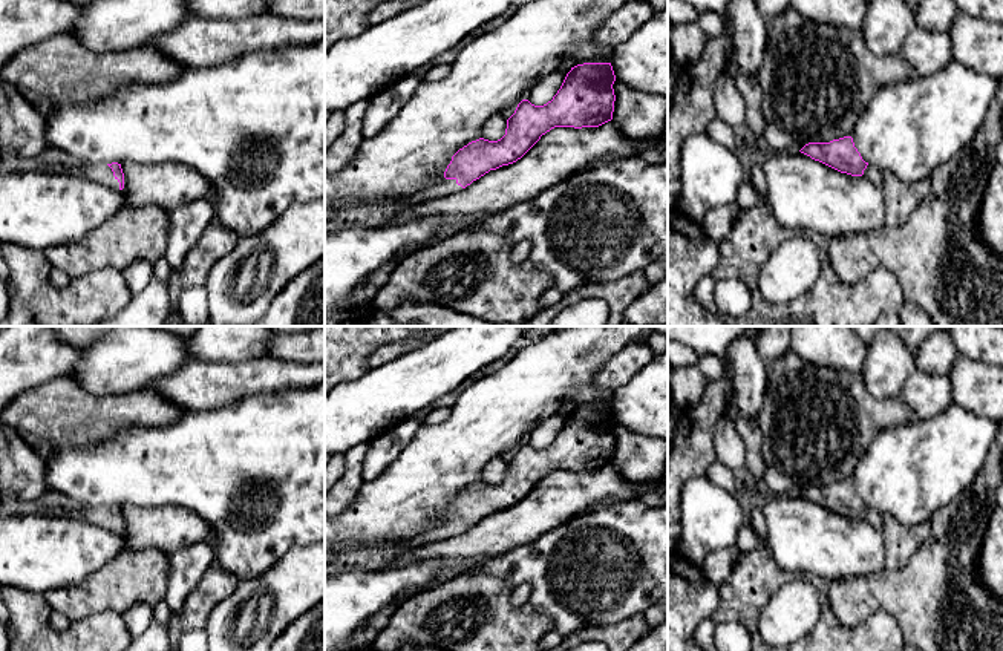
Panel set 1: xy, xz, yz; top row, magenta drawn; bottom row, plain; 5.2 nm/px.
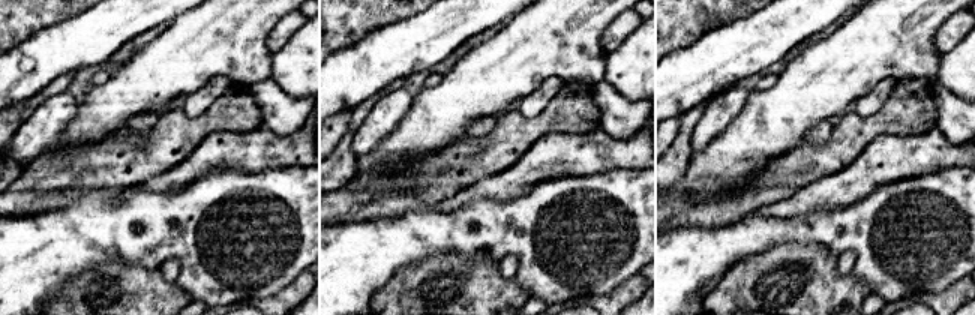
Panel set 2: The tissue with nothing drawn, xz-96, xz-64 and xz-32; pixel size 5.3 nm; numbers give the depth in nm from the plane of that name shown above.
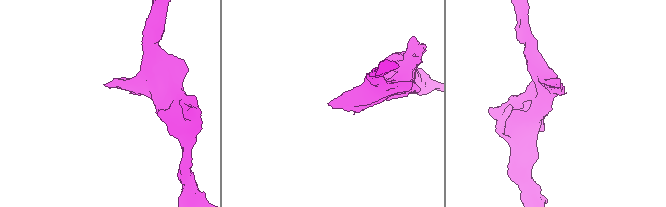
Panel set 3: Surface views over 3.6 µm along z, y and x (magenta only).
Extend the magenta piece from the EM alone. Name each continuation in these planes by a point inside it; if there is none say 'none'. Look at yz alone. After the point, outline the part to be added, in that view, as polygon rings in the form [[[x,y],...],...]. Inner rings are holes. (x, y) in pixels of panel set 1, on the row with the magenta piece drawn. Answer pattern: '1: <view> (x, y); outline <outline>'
1: yz (873, 173); outline [[[868,164],[864,170],[864,176],[867,176],[873,184],[880,185],[884,181],[884,170]]]

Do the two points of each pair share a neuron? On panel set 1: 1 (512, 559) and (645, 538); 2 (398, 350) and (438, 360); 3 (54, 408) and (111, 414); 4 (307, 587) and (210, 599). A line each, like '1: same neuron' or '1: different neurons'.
1: same neuron
2: different neurons
3: same neuron
4: different neurons

